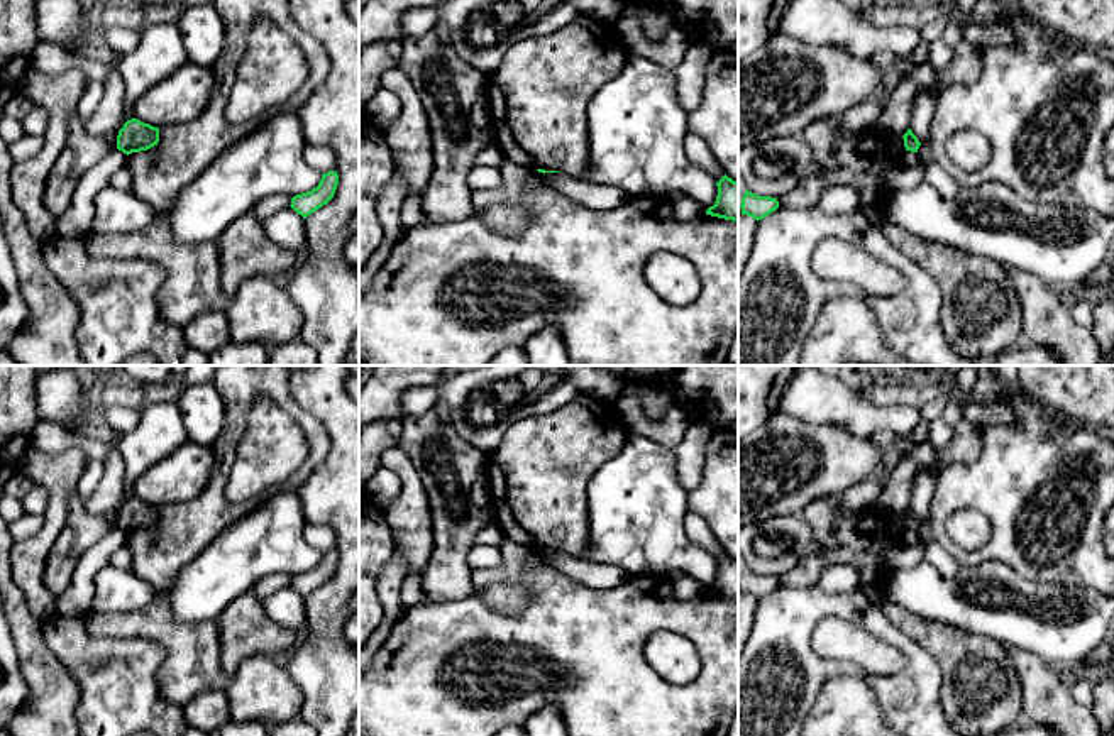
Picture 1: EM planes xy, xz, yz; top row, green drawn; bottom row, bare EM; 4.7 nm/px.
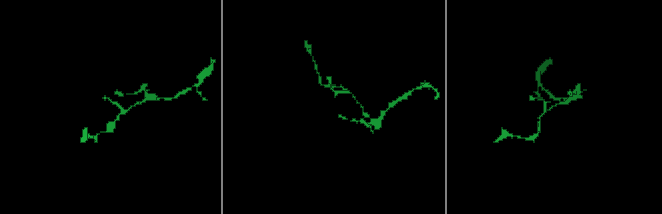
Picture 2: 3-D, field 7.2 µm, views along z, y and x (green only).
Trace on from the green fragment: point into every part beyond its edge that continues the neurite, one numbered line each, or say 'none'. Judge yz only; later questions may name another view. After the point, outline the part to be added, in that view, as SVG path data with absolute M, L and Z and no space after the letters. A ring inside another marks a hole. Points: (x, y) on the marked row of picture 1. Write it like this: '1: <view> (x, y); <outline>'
none

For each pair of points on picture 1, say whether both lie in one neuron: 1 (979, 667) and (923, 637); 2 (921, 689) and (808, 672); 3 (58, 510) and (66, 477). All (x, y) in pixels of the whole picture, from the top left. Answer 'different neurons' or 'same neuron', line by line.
1: same neuron
2: same neuron
3: same neuron

